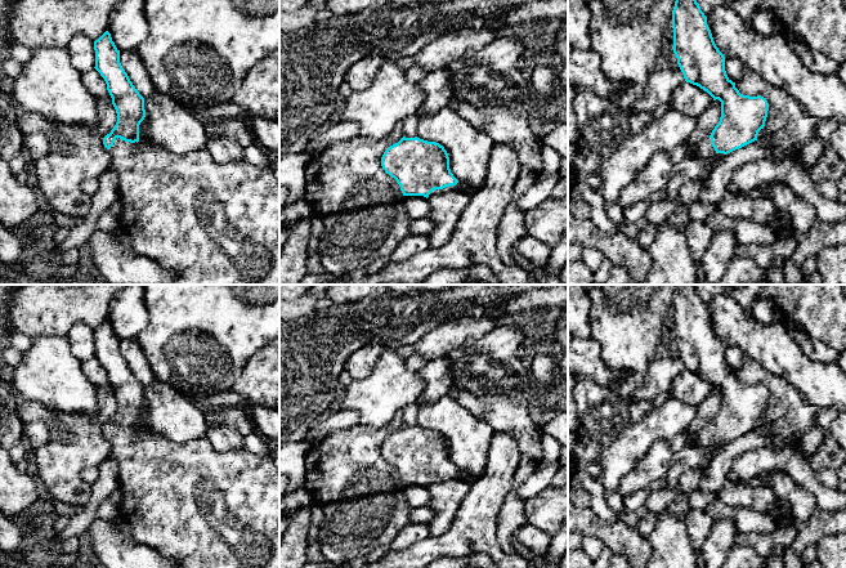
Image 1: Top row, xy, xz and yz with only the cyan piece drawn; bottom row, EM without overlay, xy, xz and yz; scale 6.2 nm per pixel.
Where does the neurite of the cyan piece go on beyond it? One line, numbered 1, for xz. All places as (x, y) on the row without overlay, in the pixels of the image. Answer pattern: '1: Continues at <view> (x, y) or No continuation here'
1: Continues at xz (446, 493)

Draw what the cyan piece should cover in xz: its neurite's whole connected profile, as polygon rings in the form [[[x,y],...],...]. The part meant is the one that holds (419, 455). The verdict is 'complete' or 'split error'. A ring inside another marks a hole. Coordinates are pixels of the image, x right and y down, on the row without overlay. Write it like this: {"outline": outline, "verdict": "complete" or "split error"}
{"outline": [[[403,425],[384,440],[381,455],[397,469],[403,484],[428,487],[428,507],[434,516],[426,527],[430,536],[446,533],[469,491],[469,484],[456,478],[458,469],[451,461],[444,435],[417,425]]], "verdict": "split error"}

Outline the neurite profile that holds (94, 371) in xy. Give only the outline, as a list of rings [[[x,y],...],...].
[[[91,357],[90,359],[84,361],[82,370],[84,370],[86,379],[94,386],[106,388],[112,392],[112,386],[107,379],[107,372],[95,357]]]

